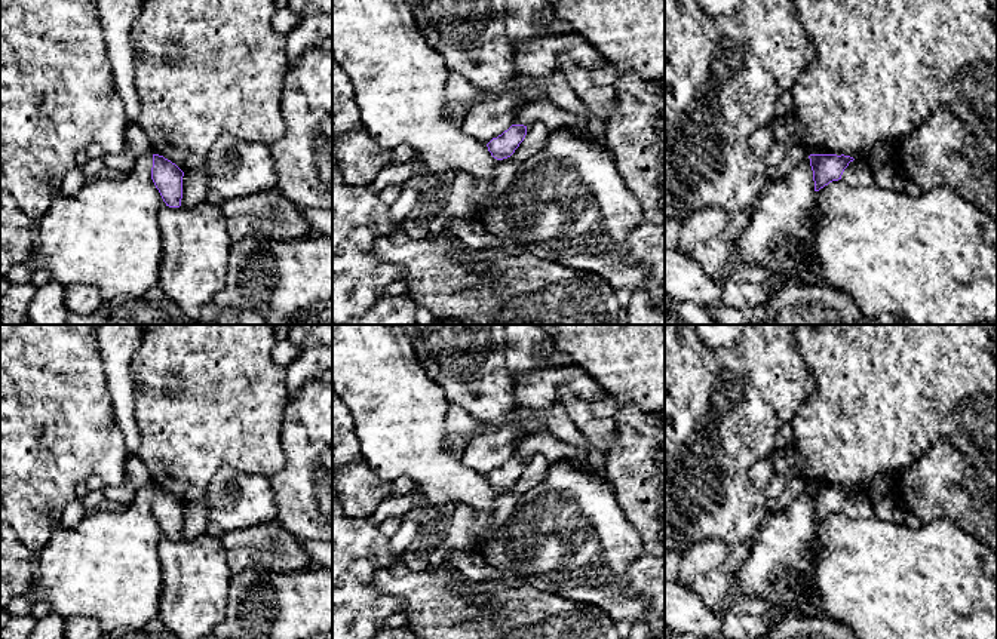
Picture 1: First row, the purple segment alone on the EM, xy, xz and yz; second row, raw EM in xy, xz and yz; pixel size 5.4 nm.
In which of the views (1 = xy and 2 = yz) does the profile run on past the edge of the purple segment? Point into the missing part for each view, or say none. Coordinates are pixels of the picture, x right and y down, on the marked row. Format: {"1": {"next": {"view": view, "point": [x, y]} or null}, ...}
{"1": {"next": null}, "2": {"next": null}}

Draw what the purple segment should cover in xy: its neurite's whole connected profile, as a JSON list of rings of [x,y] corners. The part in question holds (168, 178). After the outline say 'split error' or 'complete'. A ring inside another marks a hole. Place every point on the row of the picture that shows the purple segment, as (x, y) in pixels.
[[[153,154],[151,179],[169,208],[180,208],[184,172],[163,156]]]; complete

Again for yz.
[[[810,154],[809,159],[813,170],[815,191],[819,191],[832,181],[841,179],[844,169],[855,160],[844,154]]]; complete

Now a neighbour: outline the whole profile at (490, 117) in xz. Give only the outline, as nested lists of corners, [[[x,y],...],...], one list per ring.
[[[518,89],[500,95],[488,93],[485,99],[470,105],[460,122],[460,129],[466,135],[488,144],[513,125],[518,110],[528,102]]]

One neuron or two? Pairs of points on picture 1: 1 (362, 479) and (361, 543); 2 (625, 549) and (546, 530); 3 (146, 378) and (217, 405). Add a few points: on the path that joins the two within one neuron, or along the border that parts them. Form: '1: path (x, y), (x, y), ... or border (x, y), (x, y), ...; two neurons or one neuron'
1: border (347, 515), (356, 519), (368, 519); two neurons
2: path (606, 544), (579, 544), (566, 535); one neuron
3: path (160, 396), (169, 405), (199, 405); one neuron

